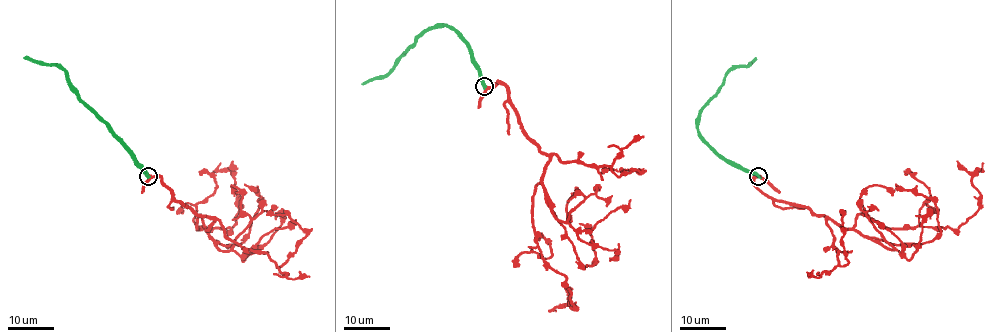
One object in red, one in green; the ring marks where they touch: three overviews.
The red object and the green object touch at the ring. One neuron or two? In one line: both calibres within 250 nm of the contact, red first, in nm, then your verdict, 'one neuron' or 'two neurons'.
320 nm thick on the red side, 550 nm on the other; one neuron

